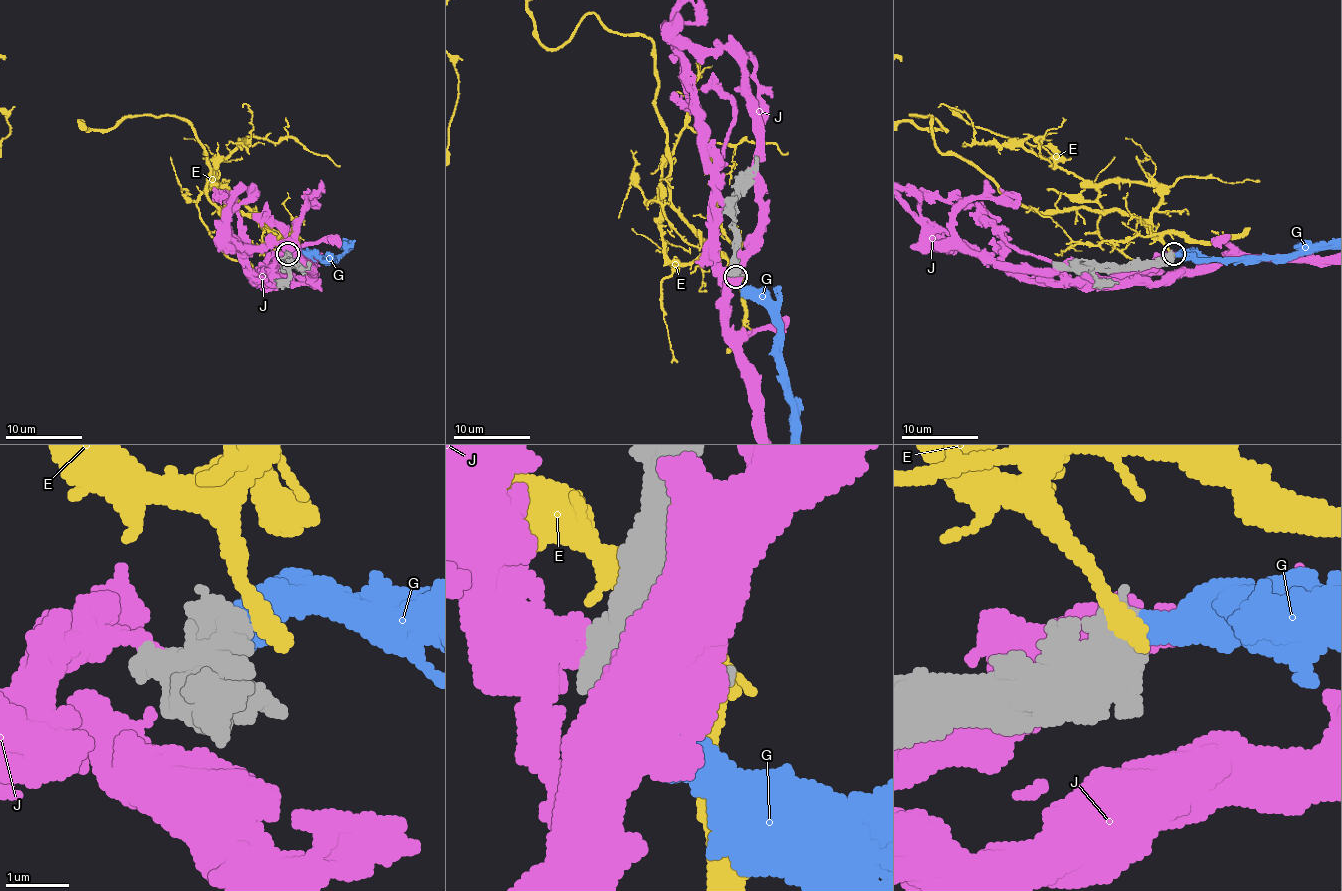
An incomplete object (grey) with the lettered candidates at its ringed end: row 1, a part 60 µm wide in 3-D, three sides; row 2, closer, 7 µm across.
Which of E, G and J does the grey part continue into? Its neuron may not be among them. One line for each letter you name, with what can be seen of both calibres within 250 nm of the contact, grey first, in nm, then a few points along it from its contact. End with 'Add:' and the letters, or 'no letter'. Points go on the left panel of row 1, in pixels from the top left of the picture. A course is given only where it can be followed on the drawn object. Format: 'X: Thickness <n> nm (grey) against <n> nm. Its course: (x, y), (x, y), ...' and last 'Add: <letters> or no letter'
G: Thickness 850 nm (grey) against 500 nm
Add: G

